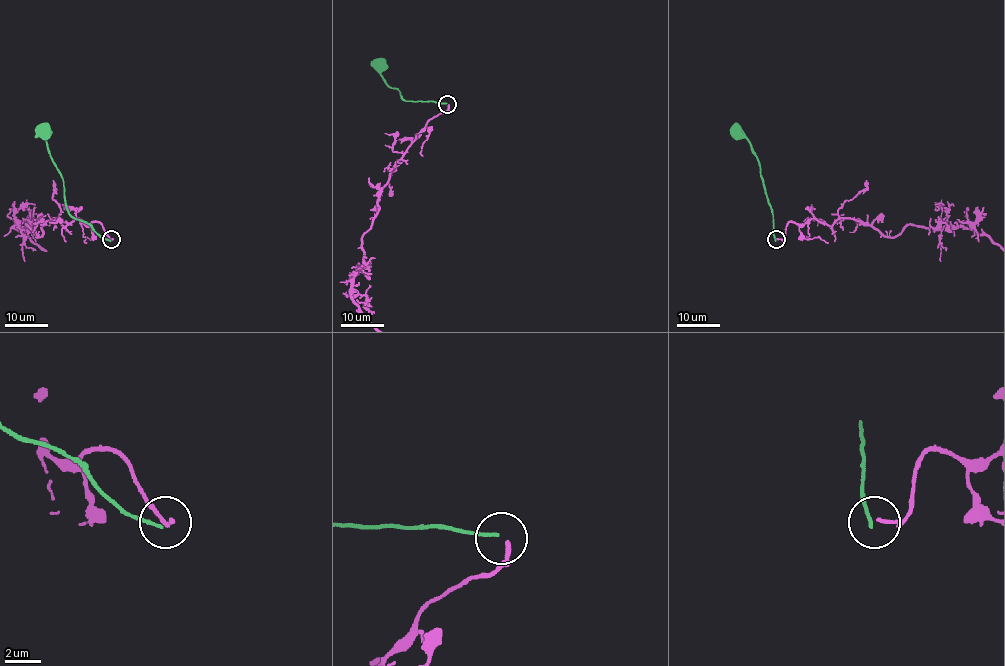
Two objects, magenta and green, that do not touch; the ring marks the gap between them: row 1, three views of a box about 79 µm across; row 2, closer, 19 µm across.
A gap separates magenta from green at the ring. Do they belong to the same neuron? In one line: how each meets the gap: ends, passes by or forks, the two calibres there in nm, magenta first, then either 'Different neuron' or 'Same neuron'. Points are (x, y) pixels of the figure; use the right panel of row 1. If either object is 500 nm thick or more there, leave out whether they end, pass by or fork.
At the ring magenta ends. At the ring green ends. Thickness 220 nm (magenta) against 200 nm. Same neuron

